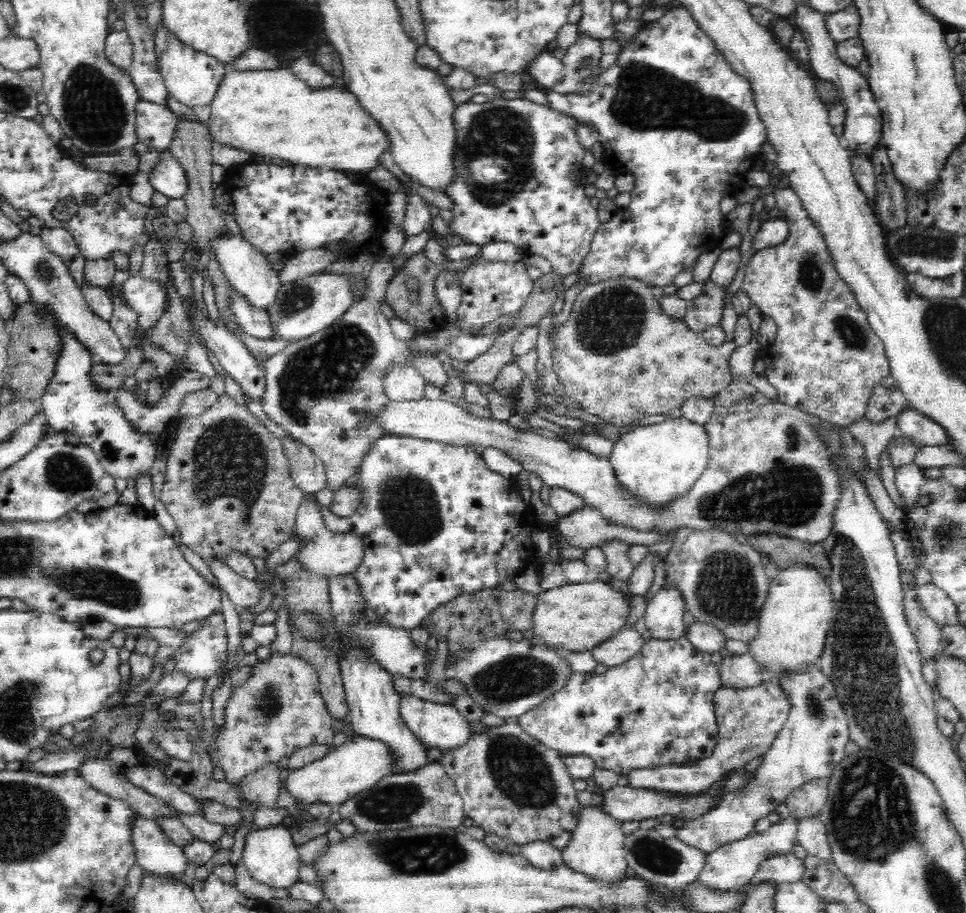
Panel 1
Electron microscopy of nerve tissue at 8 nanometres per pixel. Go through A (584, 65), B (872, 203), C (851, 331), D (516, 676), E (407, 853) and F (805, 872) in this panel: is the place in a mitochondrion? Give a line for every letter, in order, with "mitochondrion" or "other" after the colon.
A: mitochondrion
B: other
C: mitochondrion
D: mitochondrion
E: mitochondrion
F: other

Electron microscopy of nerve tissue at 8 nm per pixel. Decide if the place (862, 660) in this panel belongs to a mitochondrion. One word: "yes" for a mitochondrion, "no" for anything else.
yes

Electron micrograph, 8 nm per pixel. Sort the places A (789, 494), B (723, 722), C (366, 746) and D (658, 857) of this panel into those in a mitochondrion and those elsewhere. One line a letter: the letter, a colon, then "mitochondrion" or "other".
A: mitochondrion
B: other
C: other
D: mitochondrion

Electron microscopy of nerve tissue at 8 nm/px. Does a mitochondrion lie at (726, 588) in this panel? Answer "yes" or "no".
yes

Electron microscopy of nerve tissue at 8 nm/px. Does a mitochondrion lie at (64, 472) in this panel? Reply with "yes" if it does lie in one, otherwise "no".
yes

